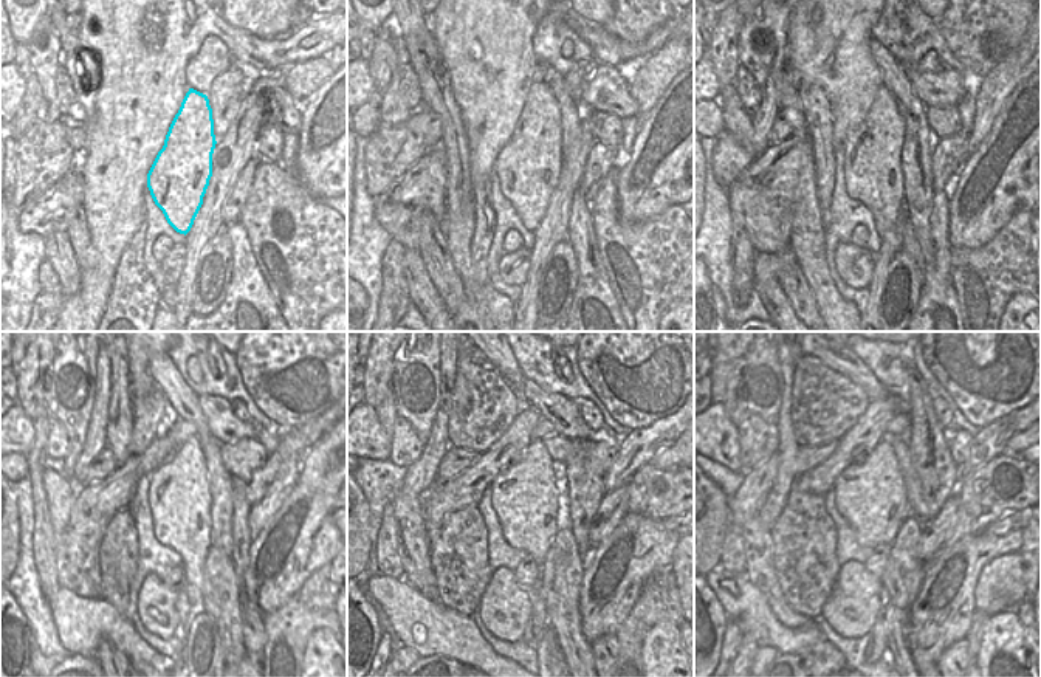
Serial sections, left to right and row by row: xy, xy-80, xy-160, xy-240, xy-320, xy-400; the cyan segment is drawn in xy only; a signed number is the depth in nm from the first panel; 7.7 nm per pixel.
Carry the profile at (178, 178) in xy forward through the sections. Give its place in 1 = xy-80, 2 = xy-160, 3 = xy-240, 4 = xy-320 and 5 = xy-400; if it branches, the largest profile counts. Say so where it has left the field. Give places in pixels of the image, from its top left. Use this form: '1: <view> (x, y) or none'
1: xy-80 (529, 166)
2: xy-160 (872, 161)
3: xy-240 (178, 496)
4: xy-320 (529, 496)
5: xy-400 (871, 496)

